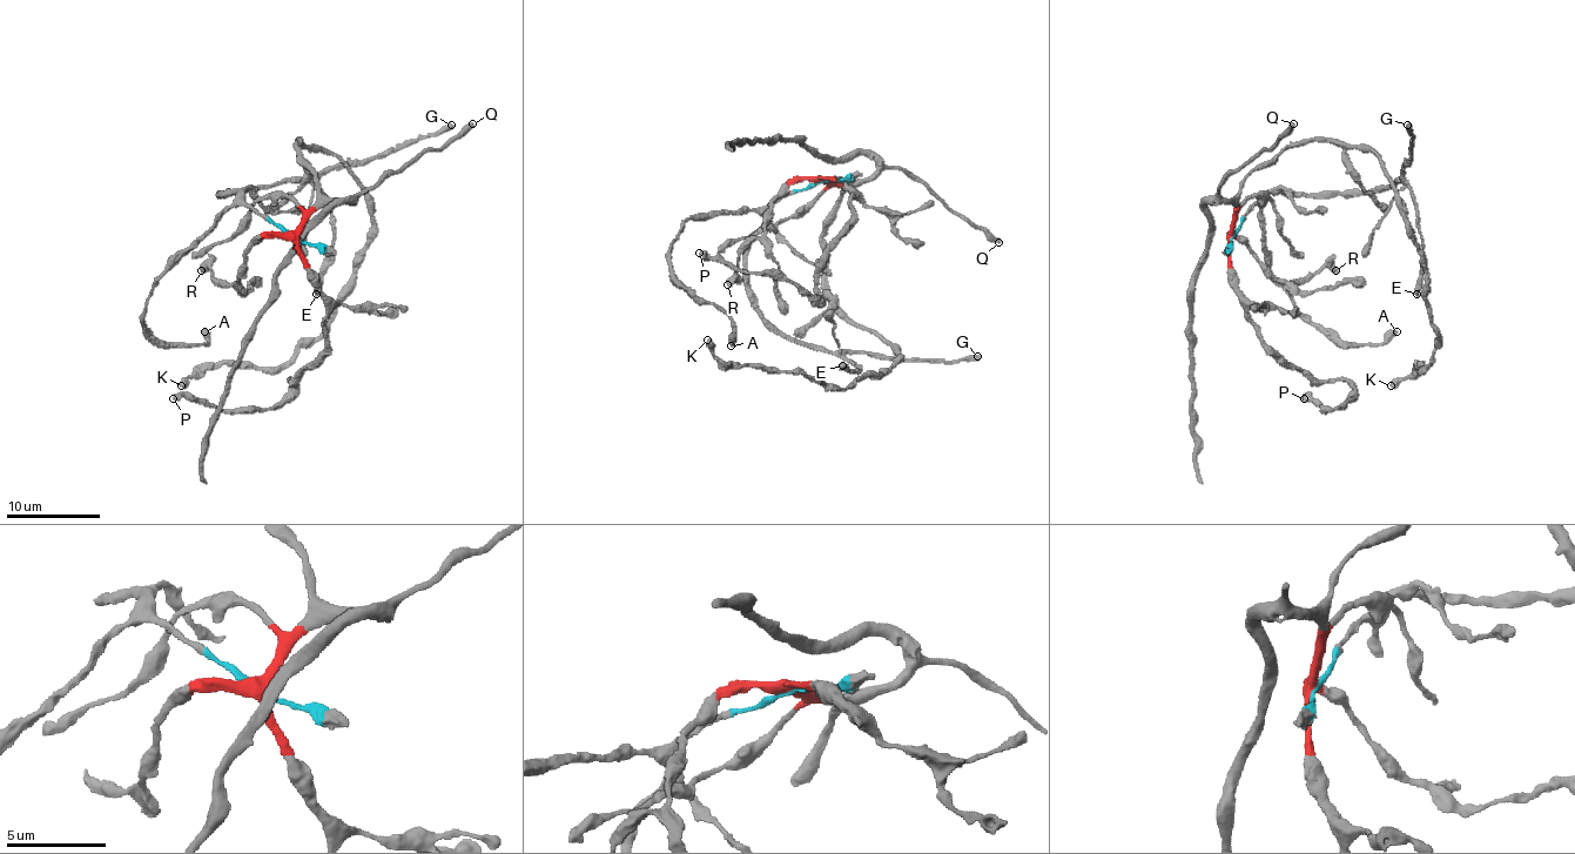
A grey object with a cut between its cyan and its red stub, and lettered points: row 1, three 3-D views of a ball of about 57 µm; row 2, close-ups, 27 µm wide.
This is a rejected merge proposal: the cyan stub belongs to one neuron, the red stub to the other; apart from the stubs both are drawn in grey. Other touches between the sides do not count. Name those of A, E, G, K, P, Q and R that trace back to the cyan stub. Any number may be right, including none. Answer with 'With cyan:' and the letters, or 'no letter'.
With cyan: A, E, G

